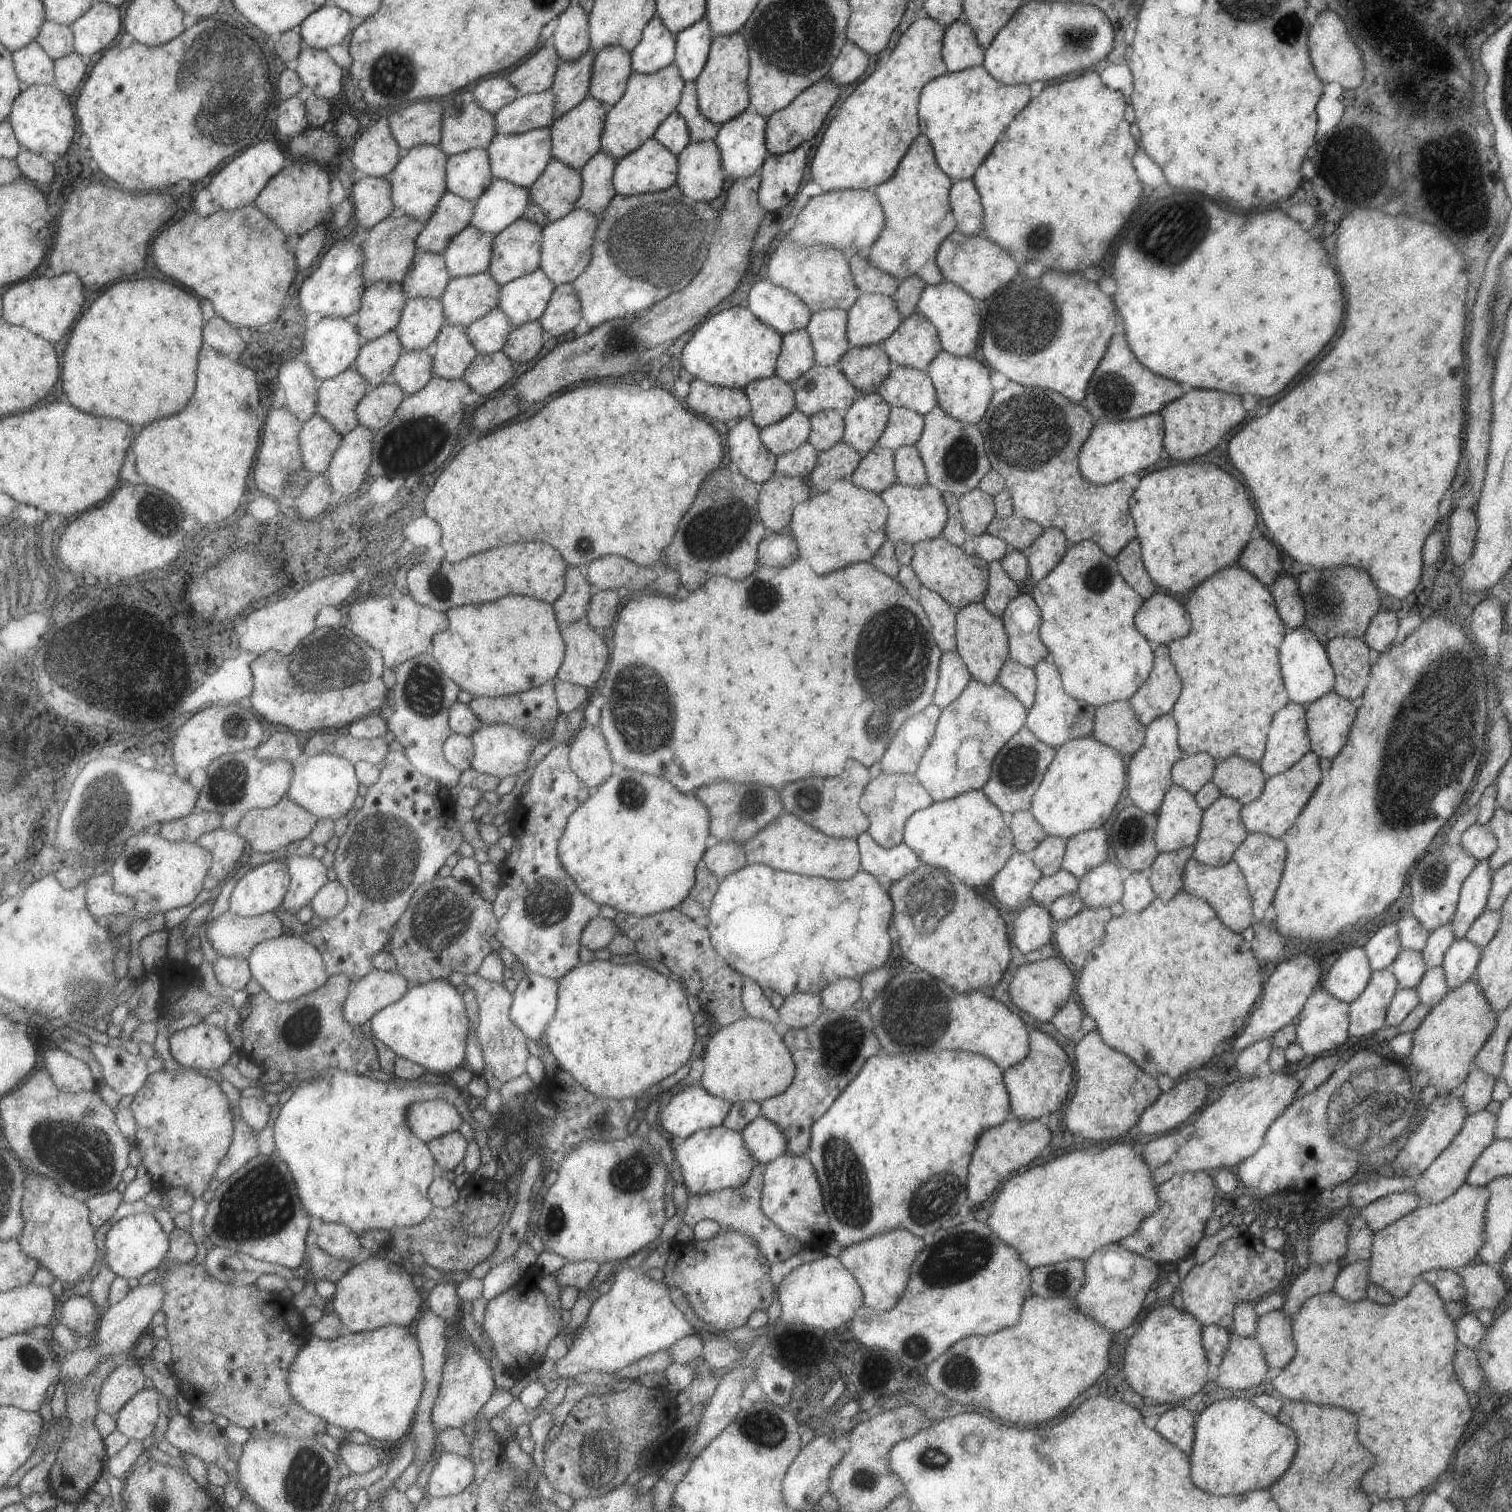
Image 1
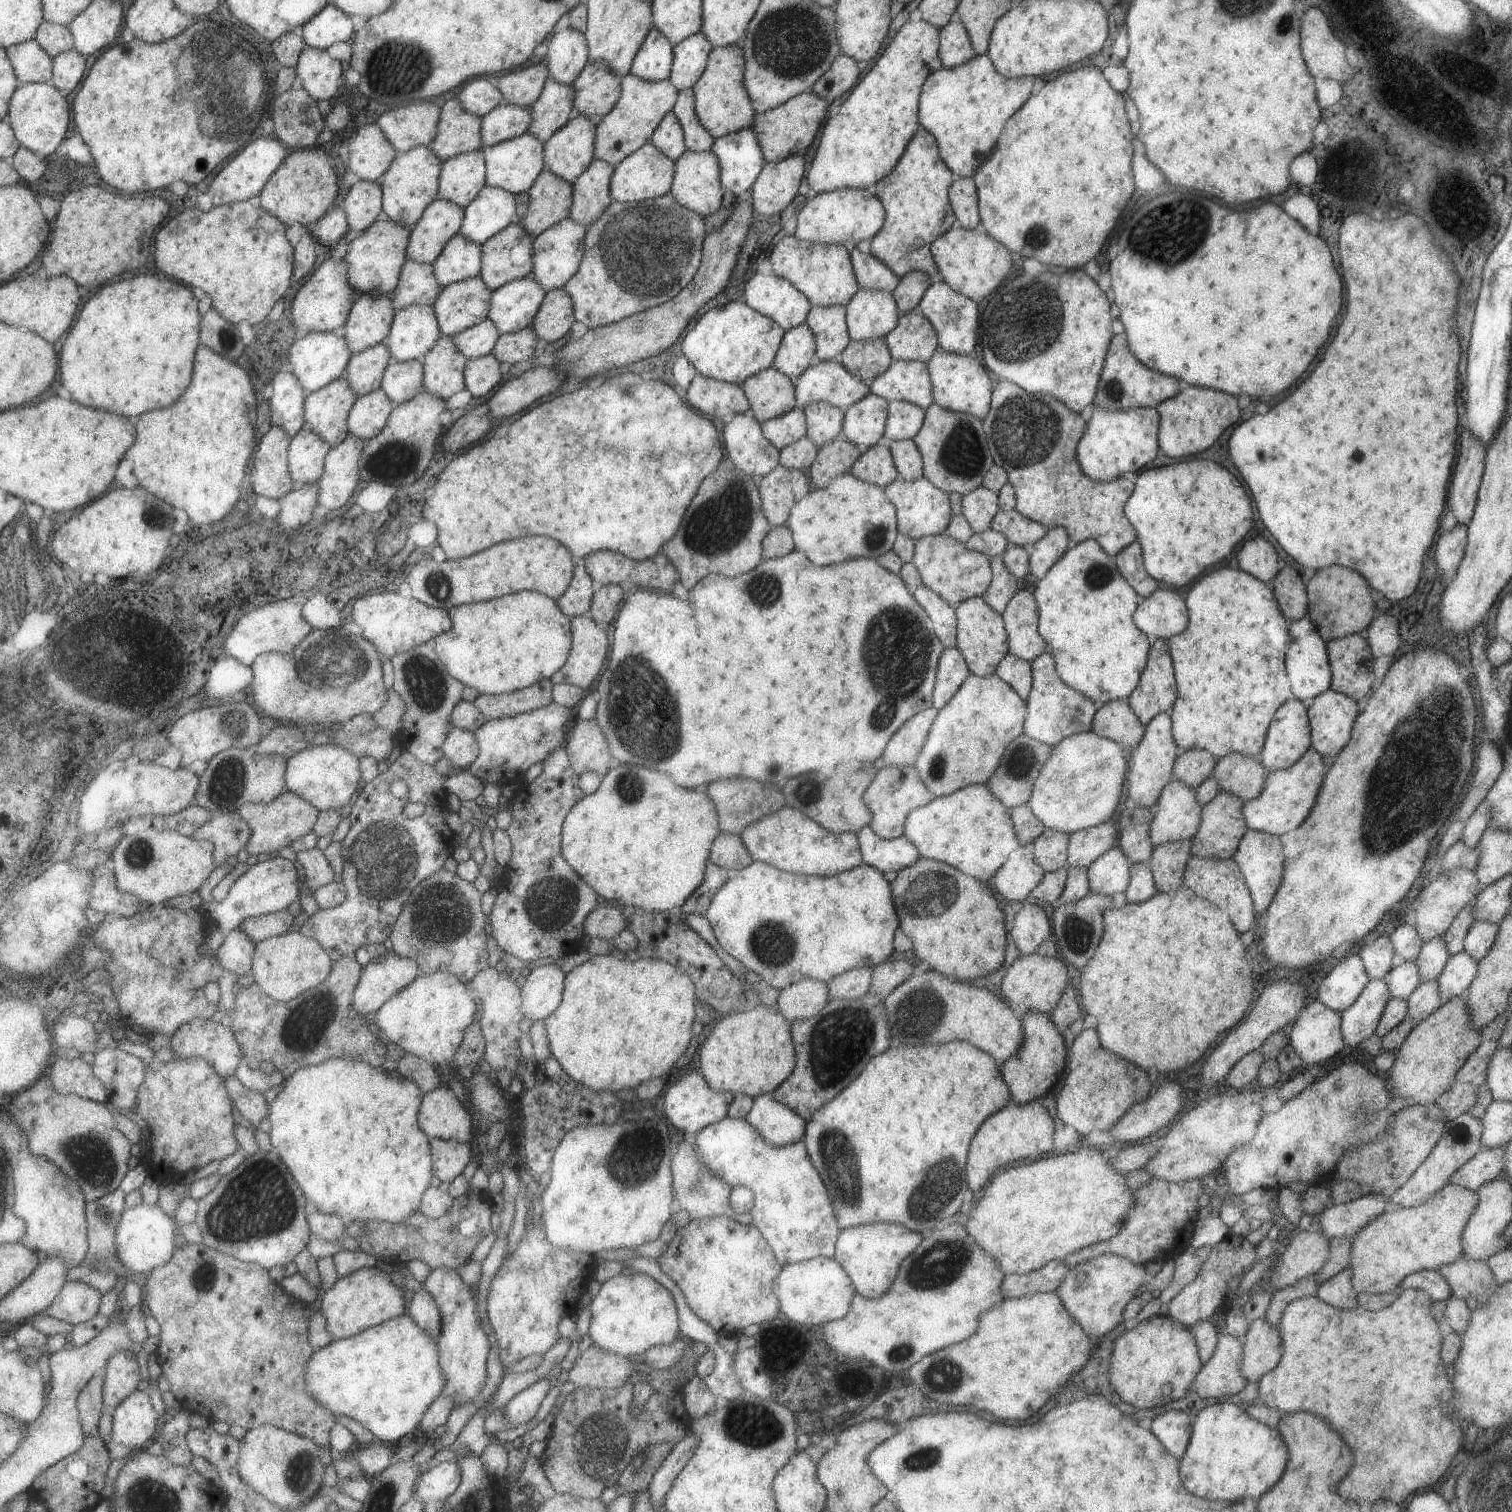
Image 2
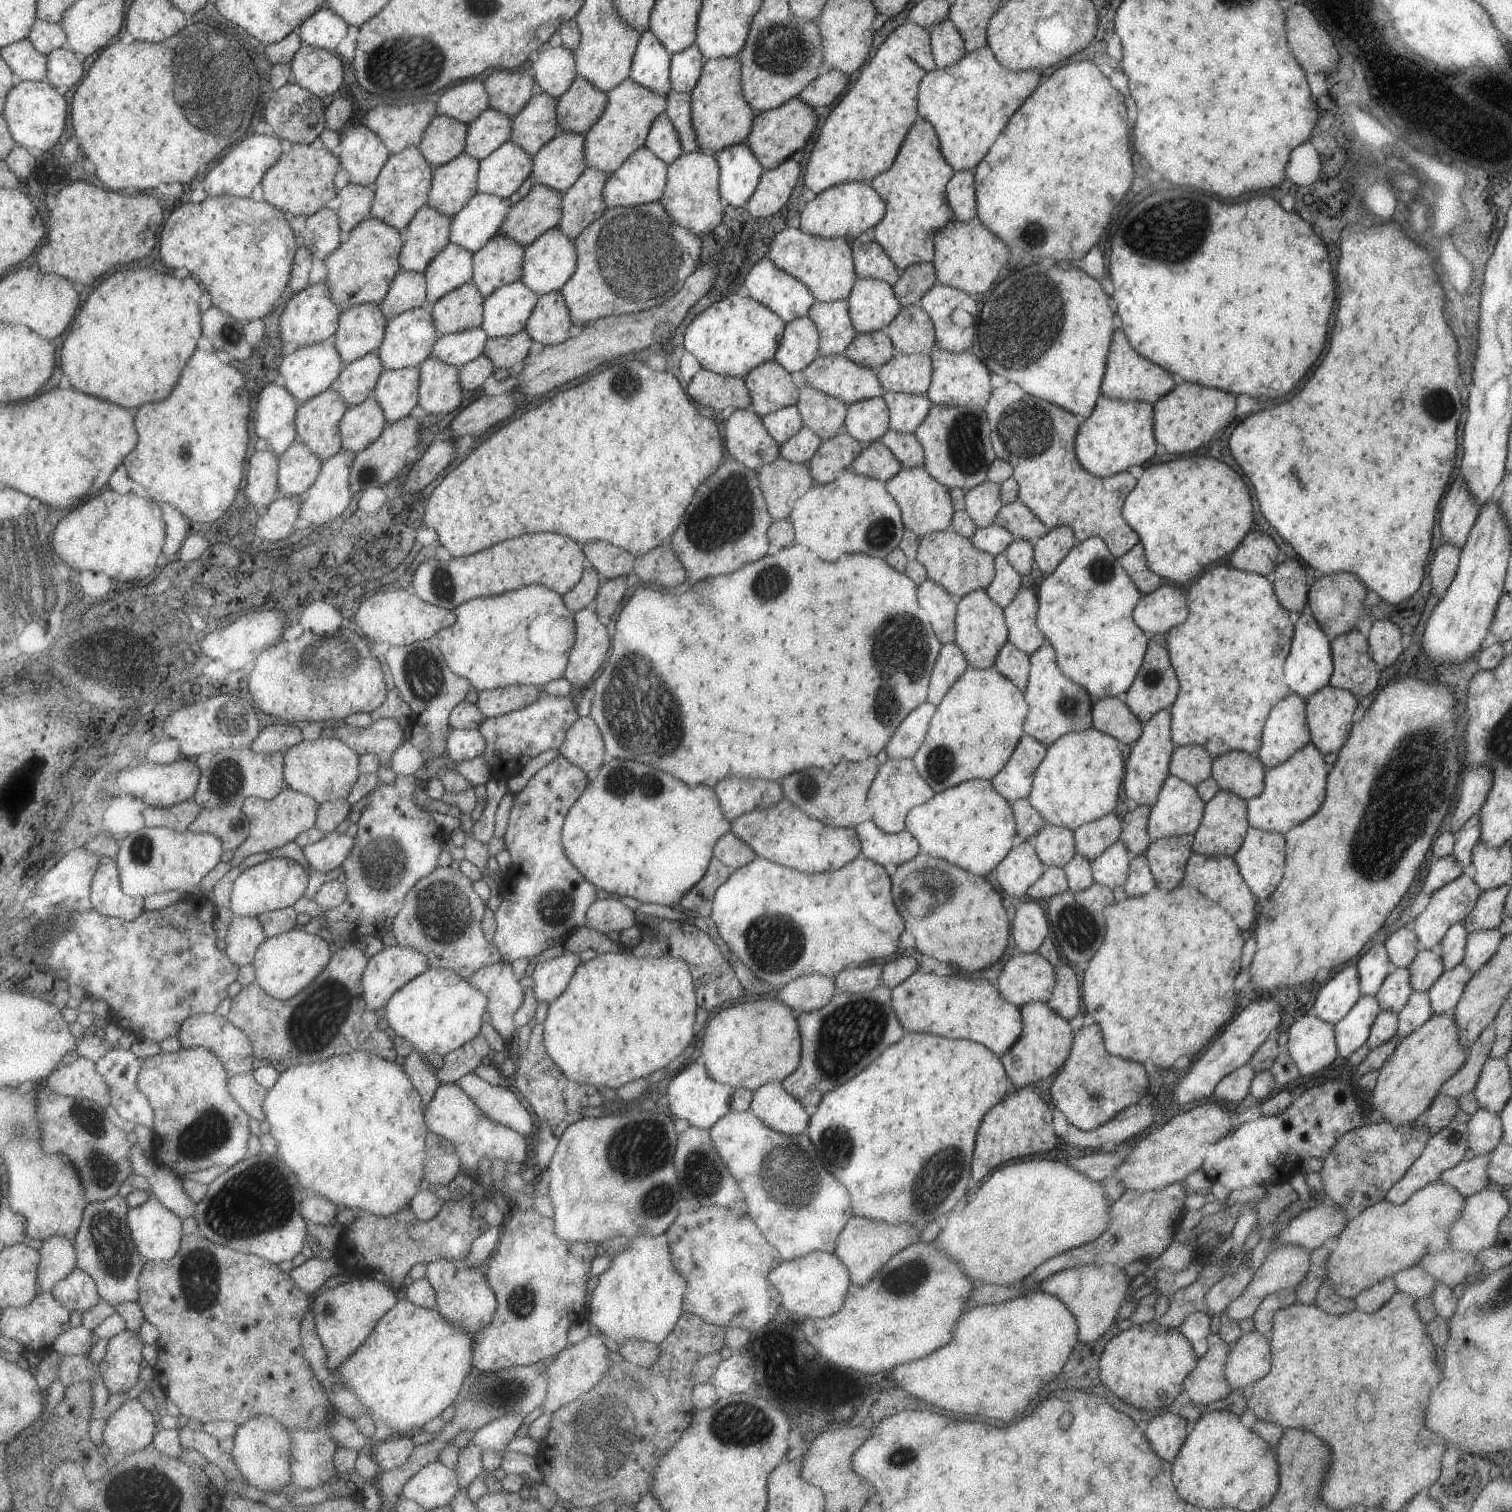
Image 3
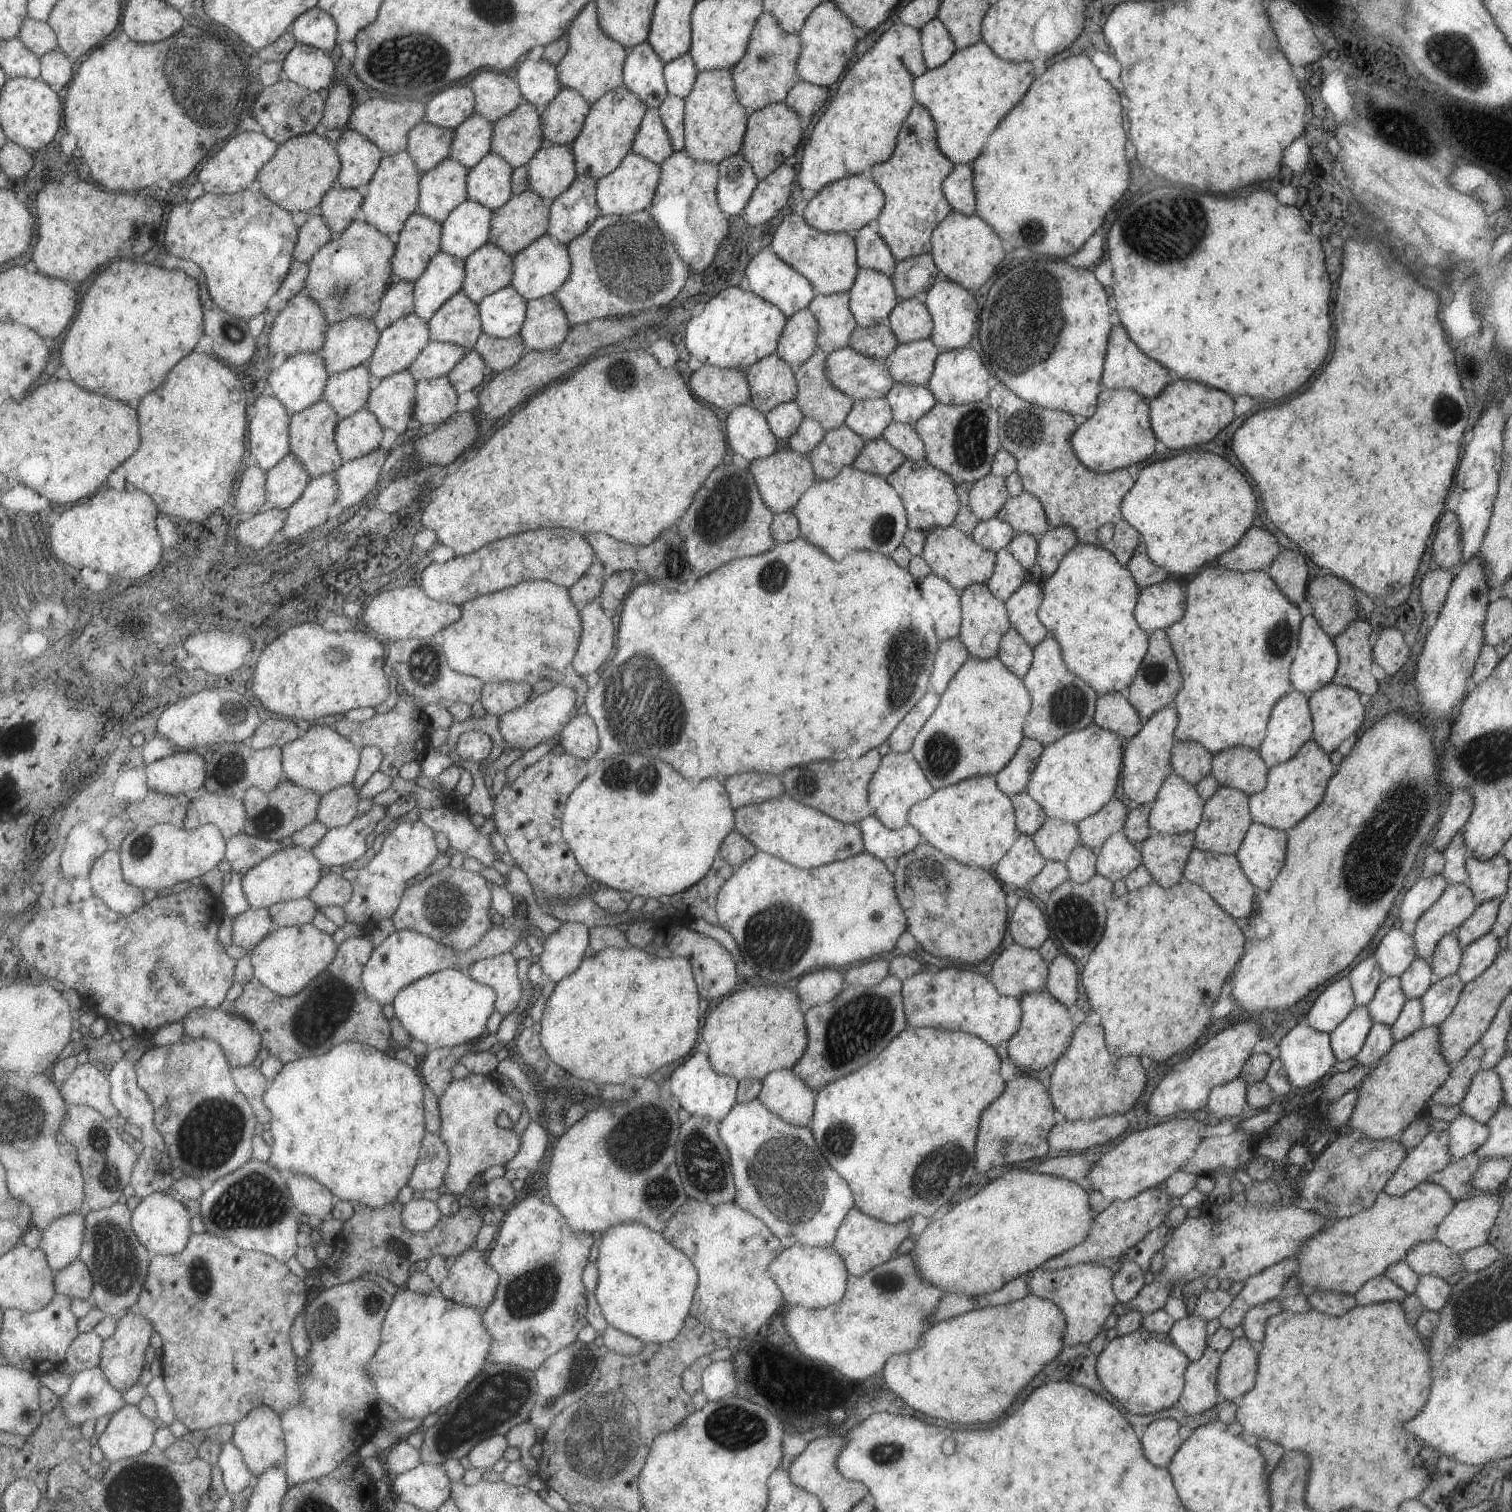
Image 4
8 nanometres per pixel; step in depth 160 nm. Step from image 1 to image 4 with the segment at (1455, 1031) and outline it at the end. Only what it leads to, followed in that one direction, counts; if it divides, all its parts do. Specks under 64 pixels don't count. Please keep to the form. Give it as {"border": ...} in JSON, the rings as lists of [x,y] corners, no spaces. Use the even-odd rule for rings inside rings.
{"border":[[[1437,1026],[1421,1027],[1403,1040],[1394,1042],[1376,1066],[1370,1068],[1358,1089],[1359,1095],[1350,1114],[1348,1124],[1354,1135],[1376,1141],[1395,1138],[1417,1116],[1427,1111],[1432,1094],[1449,1076],[1451,1063],[1448,1063],[1440,1051],[1439,1030]]]}

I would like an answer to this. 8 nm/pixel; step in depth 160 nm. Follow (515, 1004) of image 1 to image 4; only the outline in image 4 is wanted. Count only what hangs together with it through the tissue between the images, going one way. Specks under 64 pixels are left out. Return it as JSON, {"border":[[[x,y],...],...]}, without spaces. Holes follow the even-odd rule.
{"border":[[[561,922],[556,932],[548,934],[538,956],[544,979],[556,983],[577,970],[588,945],[588,928],[577,923]]]}

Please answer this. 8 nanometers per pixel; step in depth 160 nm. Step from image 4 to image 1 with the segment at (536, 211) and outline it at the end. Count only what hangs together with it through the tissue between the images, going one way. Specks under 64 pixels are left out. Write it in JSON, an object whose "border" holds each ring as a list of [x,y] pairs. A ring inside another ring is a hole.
{"border":[[[555,157],[549,159],[545,170],[529,187],[531,202],[541,208],[550,222],[574,209],[581,189],[580,171],[564,165]]]}

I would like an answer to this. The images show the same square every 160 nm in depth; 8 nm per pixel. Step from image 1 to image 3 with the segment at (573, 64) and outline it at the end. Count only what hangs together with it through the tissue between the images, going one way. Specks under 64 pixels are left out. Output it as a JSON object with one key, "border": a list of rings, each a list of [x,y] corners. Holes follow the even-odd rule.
{"border":[[[537,92],[512,117],[512,134],[508,138],[528,155],[534,155],[549,139],[561,132],[556,121],[556,100]]]}

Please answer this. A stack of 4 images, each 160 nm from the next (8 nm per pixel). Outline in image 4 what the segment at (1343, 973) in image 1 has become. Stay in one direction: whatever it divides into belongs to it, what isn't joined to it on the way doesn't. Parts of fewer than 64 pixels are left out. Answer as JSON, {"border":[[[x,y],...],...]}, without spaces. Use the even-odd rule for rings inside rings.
{"border":[[[1343,976],[1327,985],[1315,997],[1303,1022],[1315,1030],[1330,1033],[1354,1006],[1354,996],[1348,976]]]}

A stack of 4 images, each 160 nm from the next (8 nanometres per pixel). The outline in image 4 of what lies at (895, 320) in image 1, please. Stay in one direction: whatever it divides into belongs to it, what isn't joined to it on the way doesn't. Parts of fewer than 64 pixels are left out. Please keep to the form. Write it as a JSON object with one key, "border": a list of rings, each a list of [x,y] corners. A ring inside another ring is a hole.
{"border":[[[857,269],[855,280],[848,290],[848,307],[856,326],[872,327],[886,323],[899,299],[892,278],[873,269]]]}

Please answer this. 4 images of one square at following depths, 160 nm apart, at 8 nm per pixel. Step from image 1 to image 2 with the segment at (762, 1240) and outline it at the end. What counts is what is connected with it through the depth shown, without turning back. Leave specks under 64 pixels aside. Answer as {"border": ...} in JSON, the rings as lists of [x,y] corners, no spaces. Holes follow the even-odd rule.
{"border":[[[688,1137],[679,1145],[678,1154],[670,1160],[670,1163],[675,1208],[685,1210],[690,1219],[725,1215],[728,1219],[742,1225],[751,1225],[752,1216],[749,1213],[738,1213],[731,1208],[728,1196],[731,1194],[732,1187],[703,1166],[697,1154],[693,1154]]]}

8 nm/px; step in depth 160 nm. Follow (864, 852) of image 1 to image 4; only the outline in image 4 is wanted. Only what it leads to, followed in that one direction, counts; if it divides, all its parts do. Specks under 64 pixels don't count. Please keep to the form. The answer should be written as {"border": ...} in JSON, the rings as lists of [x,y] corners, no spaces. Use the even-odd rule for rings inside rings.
{"border":[[[873,815],[862,818],[857,825],[861,831],[864,852],[880,861],[885,858],[897,860],[902,854],[912,851],[922,840],[915,827],[907,824],[899,830],[889,830]]]}

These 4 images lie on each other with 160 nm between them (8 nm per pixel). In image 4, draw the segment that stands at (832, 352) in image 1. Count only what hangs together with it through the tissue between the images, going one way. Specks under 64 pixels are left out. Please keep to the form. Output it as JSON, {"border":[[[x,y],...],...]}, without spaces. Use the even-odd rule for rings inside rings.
{"border":[[[849,293],[815,295],[807,310],[818,324],[816,346],[826,355],[848,346],[850,334],[856,327],[848,307]]]}

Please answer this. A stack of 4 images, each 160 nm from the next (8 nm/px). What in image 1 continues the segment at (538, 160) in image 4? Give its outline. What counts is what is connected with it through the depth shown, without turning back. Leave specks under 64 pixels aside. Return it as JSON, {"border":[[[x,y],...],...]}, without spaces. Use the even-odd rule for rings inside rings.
{"border":[[[587,95],[577,106],[552,119],[549,126],[552,158],[555,157],[564,165],[580,171],[582,166],[600,150],[600,136],[605,115],[606,107]]]}

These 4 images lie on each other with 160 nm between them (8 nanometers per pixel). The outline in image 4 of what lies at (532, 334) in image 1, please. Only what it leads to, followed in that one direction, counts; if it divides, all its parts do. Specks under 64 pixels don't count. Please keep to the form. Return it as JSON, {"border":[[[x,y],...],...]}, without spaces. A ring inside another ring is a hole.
{"border":[[[482,332],[473,350],[488,363],[492,373],[511,368],[528,350],[520,333],[506,339],[496,339]]]}

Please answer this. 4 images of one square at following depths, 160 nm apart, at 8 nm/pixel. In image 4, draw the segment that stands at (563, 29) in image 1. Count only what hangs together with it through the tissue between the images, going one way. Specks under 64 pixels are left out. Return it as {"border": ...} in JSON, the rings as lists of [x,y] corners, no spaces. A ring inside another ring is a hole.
{"border":[[[523,59],[517,66],[515,79],[525,102],[534,104],[540,110],[562,89],[556,65],[545,59]]]}

